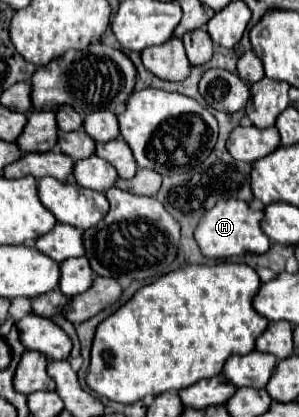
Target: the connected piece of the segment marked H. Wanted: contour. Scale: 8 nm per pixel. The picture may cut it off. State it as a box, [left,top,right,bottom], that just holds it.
[195,198,271,260]

